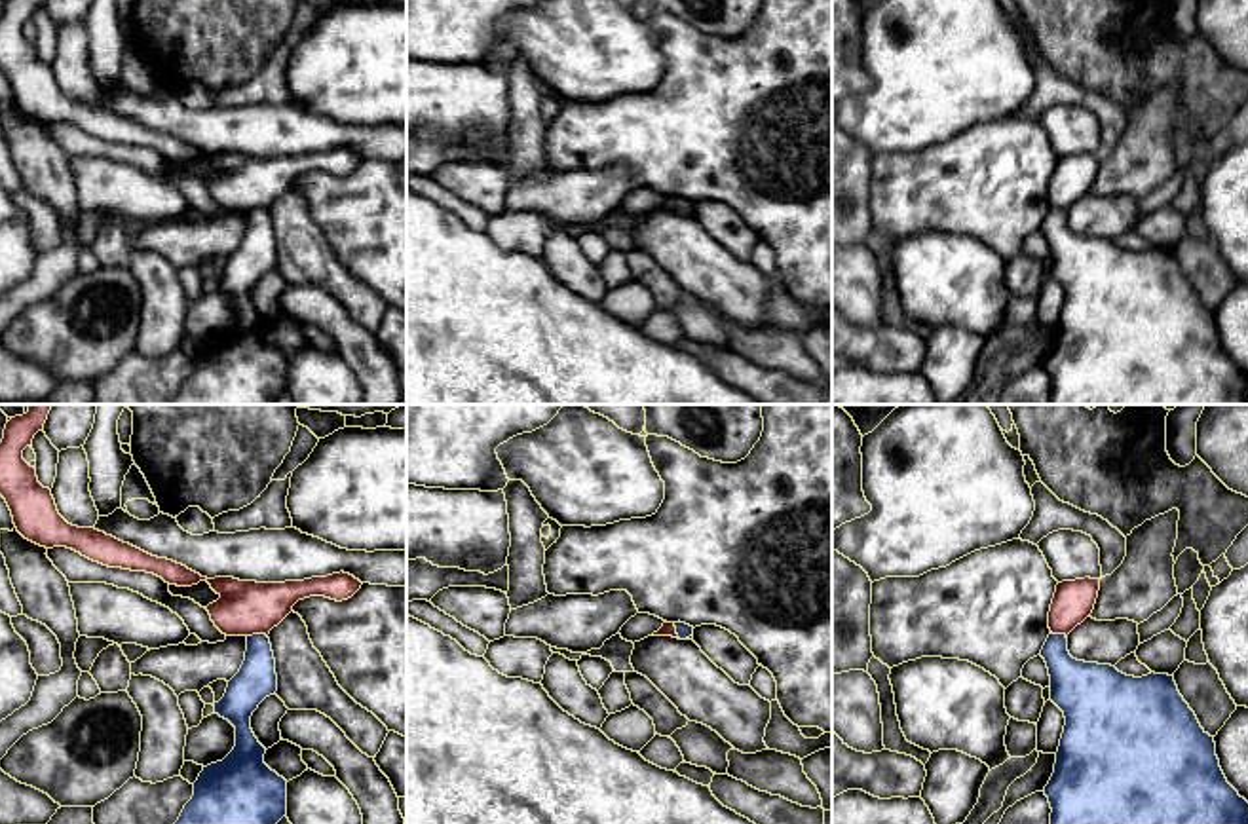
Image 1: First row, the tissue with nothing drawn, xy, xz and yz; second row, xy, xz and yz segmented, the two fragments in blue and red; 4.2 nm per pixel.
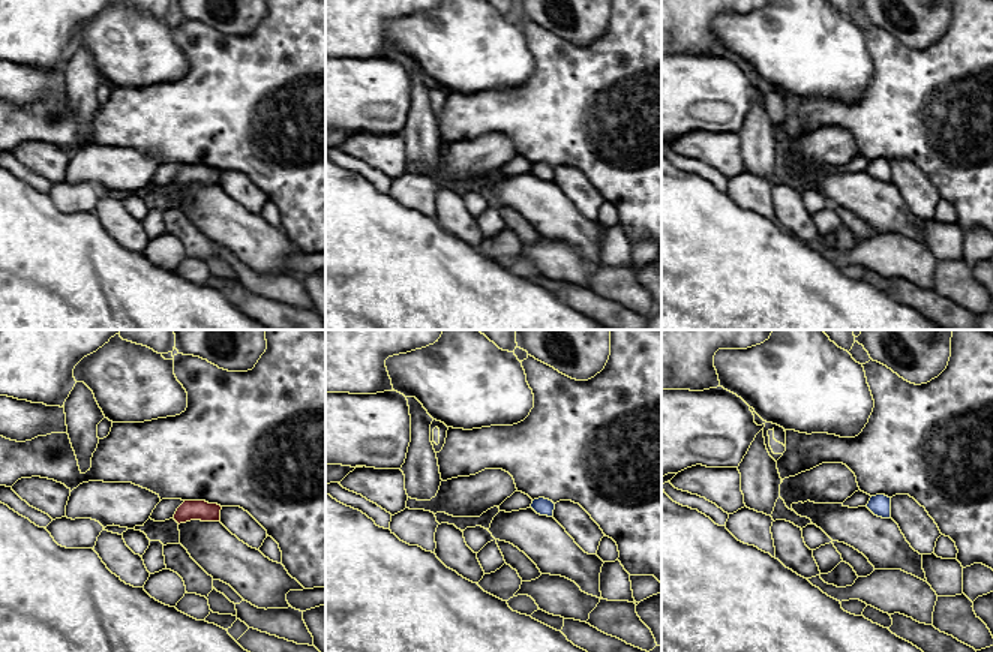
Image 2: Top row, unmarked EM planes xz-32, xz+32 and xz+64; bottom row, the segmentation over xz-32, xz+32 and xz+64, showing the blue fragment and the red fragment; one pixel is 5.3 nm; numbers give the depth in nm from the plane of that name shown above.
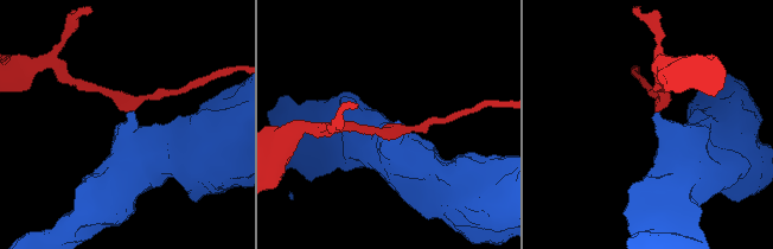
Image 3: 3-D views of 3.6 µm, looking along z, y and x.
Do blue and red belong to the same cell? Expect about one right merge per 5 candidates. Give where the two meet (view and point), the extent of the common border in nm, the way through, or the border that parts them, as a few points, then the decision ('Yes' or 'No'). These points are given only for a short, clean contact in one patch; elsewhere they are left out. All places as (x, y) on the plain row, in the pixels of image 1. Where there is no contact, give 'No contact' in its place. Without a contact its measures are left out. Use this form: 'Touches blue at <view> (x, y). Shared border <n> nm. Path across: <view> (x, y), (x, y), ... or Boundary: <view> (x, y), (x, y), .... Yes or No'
Touches blue at xy (257, 209). Shared border 90 nm. Boundary: xy (266, 209), (247, 211). No

